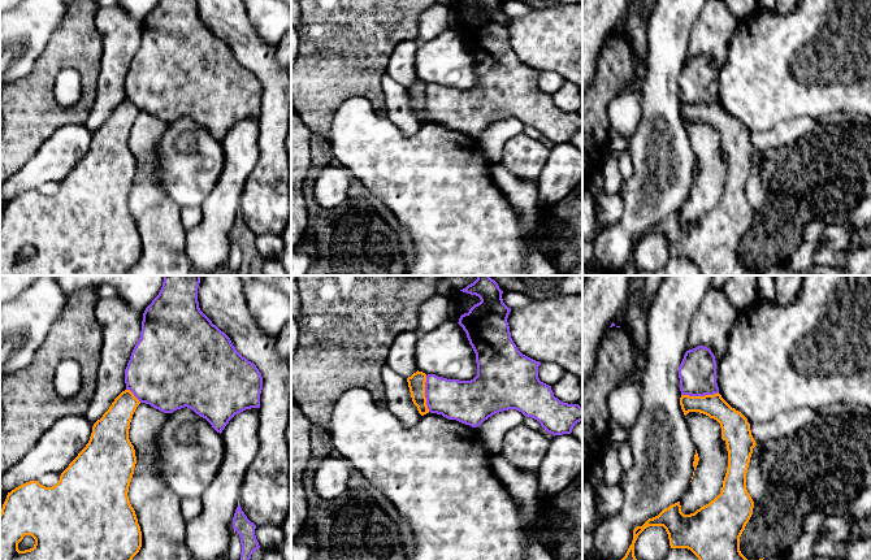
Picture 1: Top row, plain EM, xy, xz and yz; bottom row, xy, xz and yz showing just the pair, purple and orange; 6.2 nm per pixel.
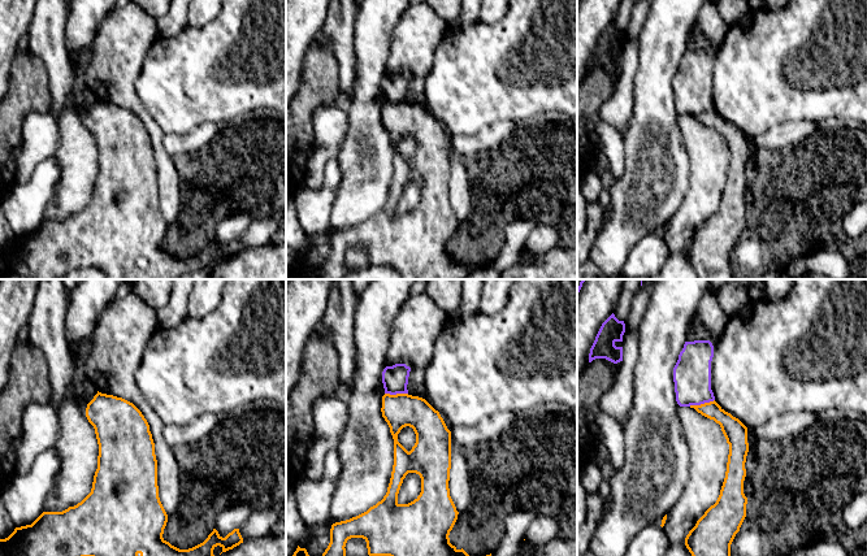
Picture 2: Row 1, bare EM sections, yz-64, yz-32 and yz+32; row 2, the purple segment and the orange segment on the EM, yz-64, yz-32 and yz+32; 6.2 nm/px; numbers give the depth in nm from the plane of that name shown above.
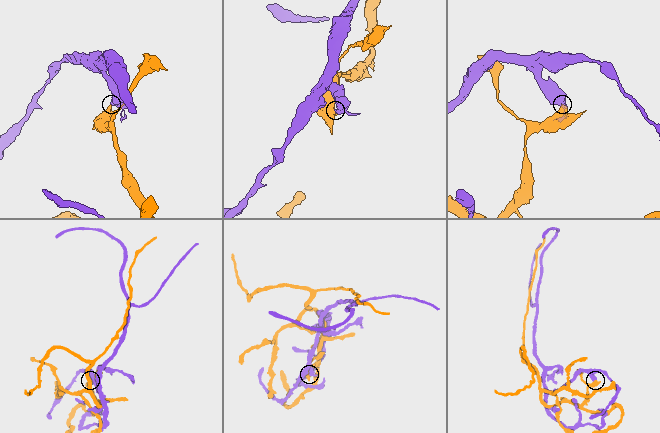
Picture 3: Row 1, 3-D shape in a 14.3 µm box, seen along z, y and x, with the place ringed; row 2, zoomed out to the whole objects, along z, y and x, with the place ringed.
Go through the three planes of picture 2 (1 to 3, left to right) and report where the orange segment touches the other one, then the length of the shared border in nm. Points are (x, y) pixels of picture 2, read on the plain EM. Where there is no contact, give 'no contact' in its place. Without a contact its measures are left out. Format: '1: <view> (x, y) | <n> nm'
1: no contact
2: yz-32 (397, 101) | 140 nm
3: yz+32 (701, 112) | 170 nm

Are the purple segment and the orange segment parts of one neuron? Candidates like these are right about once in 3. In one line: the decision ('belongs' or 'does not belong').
does not belong

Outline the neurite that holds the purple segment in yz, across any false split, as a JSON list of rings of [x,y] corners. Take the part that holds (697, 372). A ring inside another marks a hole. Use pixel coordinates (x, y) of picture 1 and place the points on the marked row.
[[[698,346],[685,352],[679,366],[681,395],[705,396],[719,392],[716,360],[710,348]]]

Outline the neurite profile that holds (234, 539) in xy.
[[[231,529],[229,535],[229,560],[240,560],[242,544],[239,534]]]

